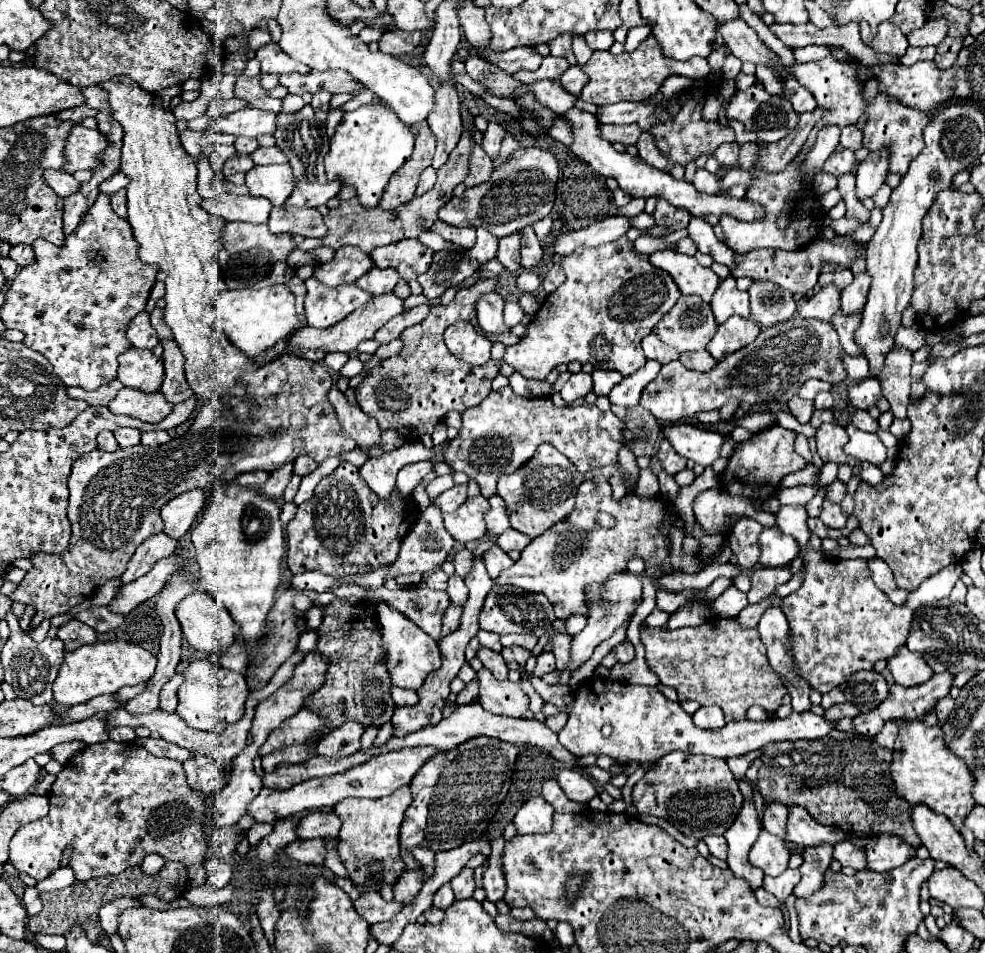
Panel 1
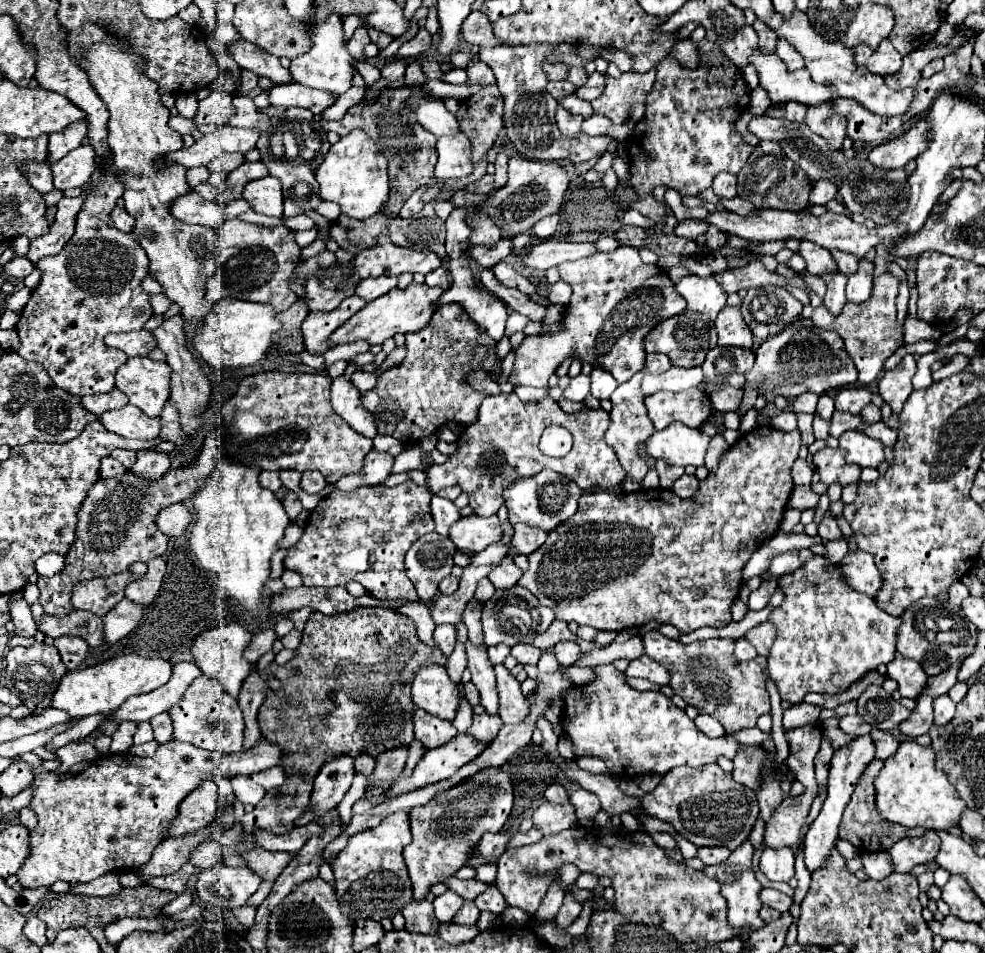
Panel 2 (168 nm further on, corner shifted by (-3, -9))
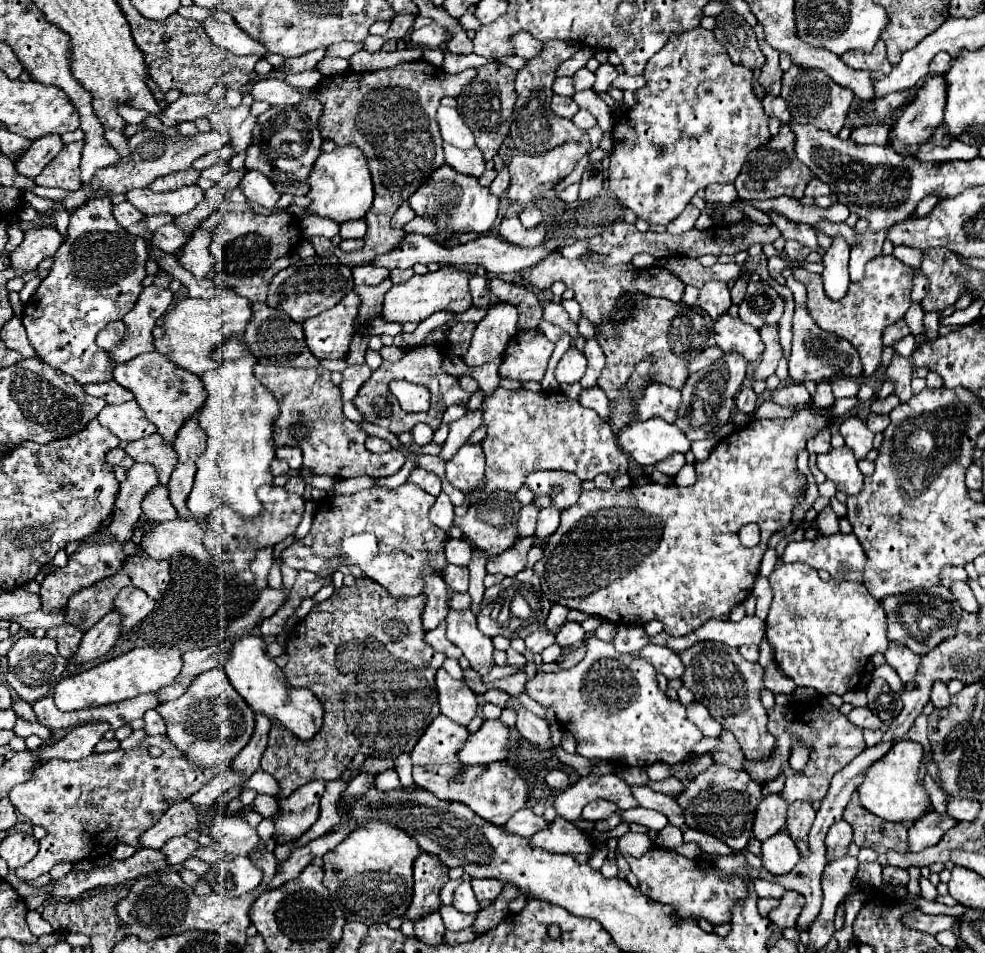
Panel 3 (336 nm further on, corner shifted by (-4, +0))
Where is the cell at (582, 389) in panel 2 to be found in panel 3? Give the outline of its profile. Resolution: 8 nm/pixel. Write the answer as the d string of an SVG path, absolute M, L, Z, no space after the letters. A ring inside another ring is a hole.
M569 348L557 364L555 378L559 384L573 384L581 380L581 376L585 374L585 368L587 368L587 360L583 352L579 352L577 348Z

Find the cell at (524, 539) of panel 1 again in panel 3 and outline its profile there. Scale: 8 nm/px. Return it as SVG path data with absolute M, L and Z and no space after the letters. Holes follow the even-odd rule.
M543 508L537 520L537 542L543 542L547 536L551 536L557 528L559 528L559 520L561 520L561 512L557 508Z

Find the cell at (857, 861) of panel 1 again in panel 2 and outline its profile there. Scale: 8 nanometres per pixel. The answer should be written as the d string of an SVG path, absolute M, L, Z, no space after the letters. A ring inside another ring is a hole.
M860 853L862 871L868 875L868 879L884 879L892 873L892 863L888 853Z

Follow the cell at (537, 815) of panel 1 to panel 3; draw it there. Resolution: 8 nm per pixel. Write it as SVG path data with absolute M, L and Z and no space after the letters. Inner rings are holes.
M589 774L579 778L575 784L565 788L553 804L561 818L575 822L581 816L585 804L591 800L609 800L615 802L621 810L639 806L631 796L631 786L617 774Z

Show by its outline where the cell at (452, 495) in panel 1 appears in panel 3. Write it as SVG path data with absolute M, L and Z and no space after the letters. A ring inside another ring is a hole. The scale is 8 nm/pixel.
M441 492L441 496L439 496L439 498L435 500L435 504L431 506L429 520L431 520L431 524L435 524L435 526L439 526L439 528L449 530L449 526L453 524L453 518L455 518L455 514L453 514L453 504L451 504L449 496Z

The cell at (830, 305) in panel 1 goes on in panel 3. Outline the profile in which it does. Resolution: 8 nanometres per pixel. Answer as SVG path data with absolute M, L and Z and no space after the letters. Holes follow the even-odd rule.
M833 240L833 244L829 246L829 250L823 256L823 284L825 284L825 292L831 300L841 300L847 292L849 286L849 272L847 272L847 264L849 264L849 250L851 246L843 240Z

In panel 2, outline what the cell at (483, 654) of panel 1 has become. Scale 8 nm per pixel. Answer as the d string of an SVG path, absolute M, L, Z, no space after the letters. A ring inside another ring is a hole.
M496 665L498 693L500 693L500 717L504 723L520 723L528 715L526 697L520 691L520 683L510 675L504 665Z

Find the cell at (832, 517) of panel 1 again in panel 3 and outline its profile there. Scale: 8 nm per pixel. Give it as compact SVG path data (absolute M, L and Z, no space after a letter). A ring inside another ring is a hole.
M827 506L823 512L819 512L819 516L815 520L815 526L817 526L819 534L825 534L825 536L831 536L831 534L839 532L839 518L831 510L831 506Z

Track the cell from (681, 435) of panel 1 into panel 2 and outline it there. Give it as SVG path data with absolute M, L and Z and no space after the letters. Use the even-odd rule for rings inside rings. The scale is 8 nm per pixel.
M668 425L668 429L656 431L646 441L646 453L654 459L662 459L668 465L694 465L702 467L710 437L700 429L690 429L686 425Z

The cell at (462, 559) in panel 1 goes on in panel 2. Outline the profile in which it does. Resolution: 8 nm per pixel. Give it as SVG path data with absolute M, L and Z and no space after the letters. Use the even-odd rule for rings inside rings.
M484 577L482 581L478 581L478 589L476 589L476 595L474 595L474 597L476 597L478 601L488 601L488 599L494 595L494 591L496 591L494 585Z

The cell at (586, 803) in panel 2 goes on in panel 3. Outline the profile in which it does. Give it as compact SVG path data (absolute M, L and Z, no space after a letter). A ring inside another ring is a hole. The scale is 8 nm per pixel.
M593 800L593 802L589 802L583 808L583 818L585 820L591 820L591 822L597 822L597 820L609 818L615 812L617 812L617 806L615 804L607 802L607 800Z

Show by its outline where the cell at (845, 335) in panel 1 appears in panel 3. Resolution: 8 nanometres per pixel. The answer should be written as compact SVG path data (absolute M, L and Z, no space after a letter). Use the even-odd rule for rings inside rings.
M877 256L867 264L867 272L861 284L849 284L847 294L841 300L831 300L823 290L823 280L819 274L811 274L805 268L793 268L793 278L807 288L807 312L819 324L821 330L833 332L843 340L849 340L861 356L863 362L863 376L871 376L881 366L881 352L883 342L881 334L887 326L901 320L911 306L911 280L913 268L905 266L893 256Z

